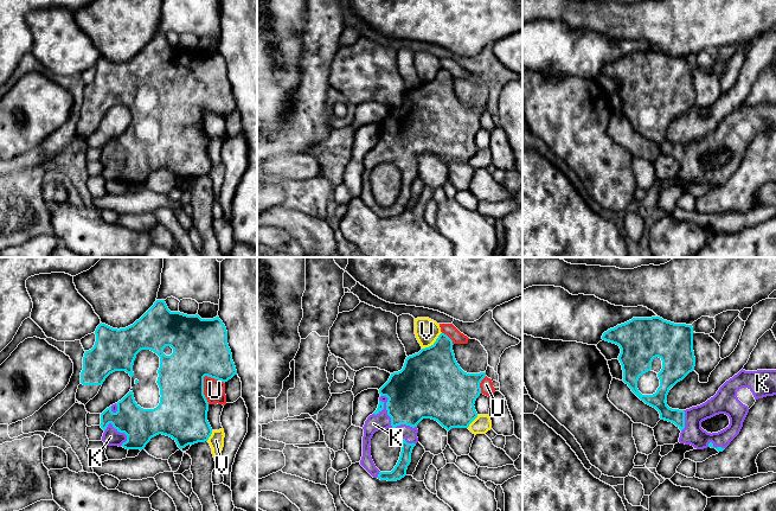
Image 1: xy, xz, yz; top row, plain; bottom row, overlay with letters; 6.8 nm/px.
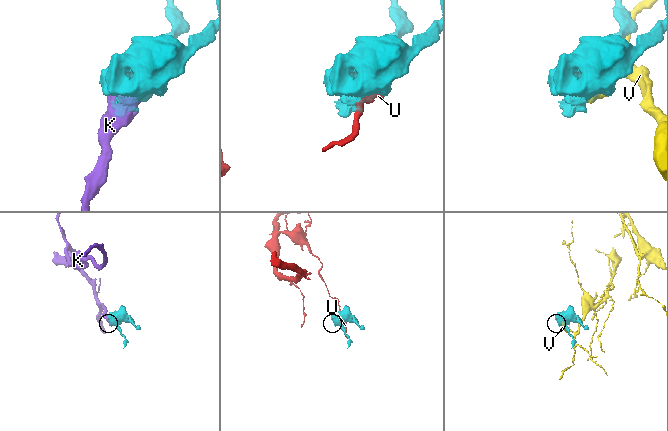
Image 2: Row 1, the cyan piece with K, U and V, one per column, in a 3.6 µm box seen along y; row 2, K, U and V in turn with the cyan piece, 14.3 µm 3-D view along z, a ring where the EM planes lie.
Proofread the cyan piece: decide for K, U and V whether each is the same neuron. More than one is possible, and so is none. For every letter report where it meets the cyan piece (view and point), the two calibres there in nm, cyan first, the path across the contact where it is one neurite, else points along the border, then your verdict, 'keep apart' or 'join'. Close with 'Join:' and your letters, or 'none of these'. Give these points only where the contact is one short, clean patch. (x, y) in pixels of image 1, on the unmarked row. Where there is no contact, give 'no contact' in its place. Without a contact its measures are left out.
K: meets cyan in xz at (391, 155); 360 nm thick on the cyan side, 120 nm on the other; join
U: meets cyan in xy at (203, 123); 340 nm thick on the cyan side, 140 nm on the other; keep apart
V: meets cyan in xz at (434, 77); 420 nm thick on the cyan side, 170 nm on the other; keep apart
Join: K

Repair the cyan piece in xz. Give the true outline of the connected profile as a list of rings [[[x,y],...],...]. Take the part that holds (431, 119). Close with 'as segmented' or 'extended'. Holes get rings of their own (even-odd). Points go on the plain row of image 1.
[[[441,68],[431,81],[406,91],[403,103],[391,108],[389,115],[379,123],[378,142],[367,152],[363,161],[363,191],[360,194],[360,199],[373,212],[397,216],[406,210],[412,184],[418,177],[417,159],[423,153],[435,154],[449,166],[451,162],[468,162],[477,152],[474,139],[481,128],[480,117],[486,111],[486,107],[464,107],[455,94],[453,79],[453,75]],[[387,162],[395,164],[402,172],[402,186],[391,206],[380,206],[372,194],[370,180],[373,168]]]; extended

